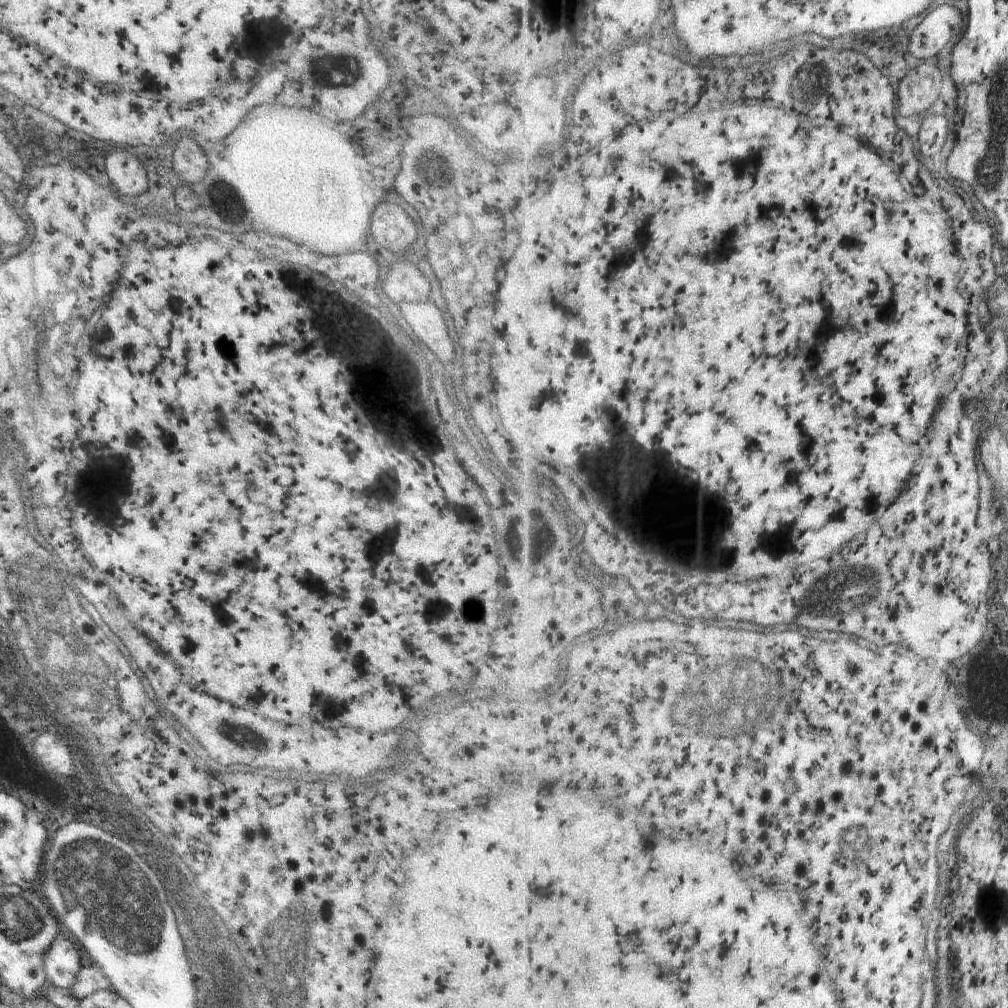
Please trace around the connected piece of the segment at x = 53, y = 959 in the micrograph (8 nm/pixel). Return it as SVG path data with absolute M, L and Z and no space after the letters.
M62 934L51 944L50 950L44 956L44 966L47 979L54 985L60 988L71 987L76 982L76 976L82 968L82 962L80 958L85 958L82 956L82 950L78 944L74 944L74 940L70 938L70 934Z

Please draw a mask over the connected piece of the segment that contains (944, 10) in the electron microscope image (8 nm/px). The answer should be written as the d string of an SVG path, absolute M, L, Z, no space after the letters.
M948 4L936 6L930 16L918 26L912 38L912 54L924 60L938 56L966 28L964 14Z

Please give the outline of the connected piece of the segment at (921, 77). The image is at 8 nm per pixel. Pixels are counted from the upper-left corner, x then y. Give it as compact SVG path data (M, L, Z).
M922 64L920 68L912 70L900 90L900 110L904 116L914 116L914 114L922 114L926 112L940 96L942 92L942 70L936 64Z

